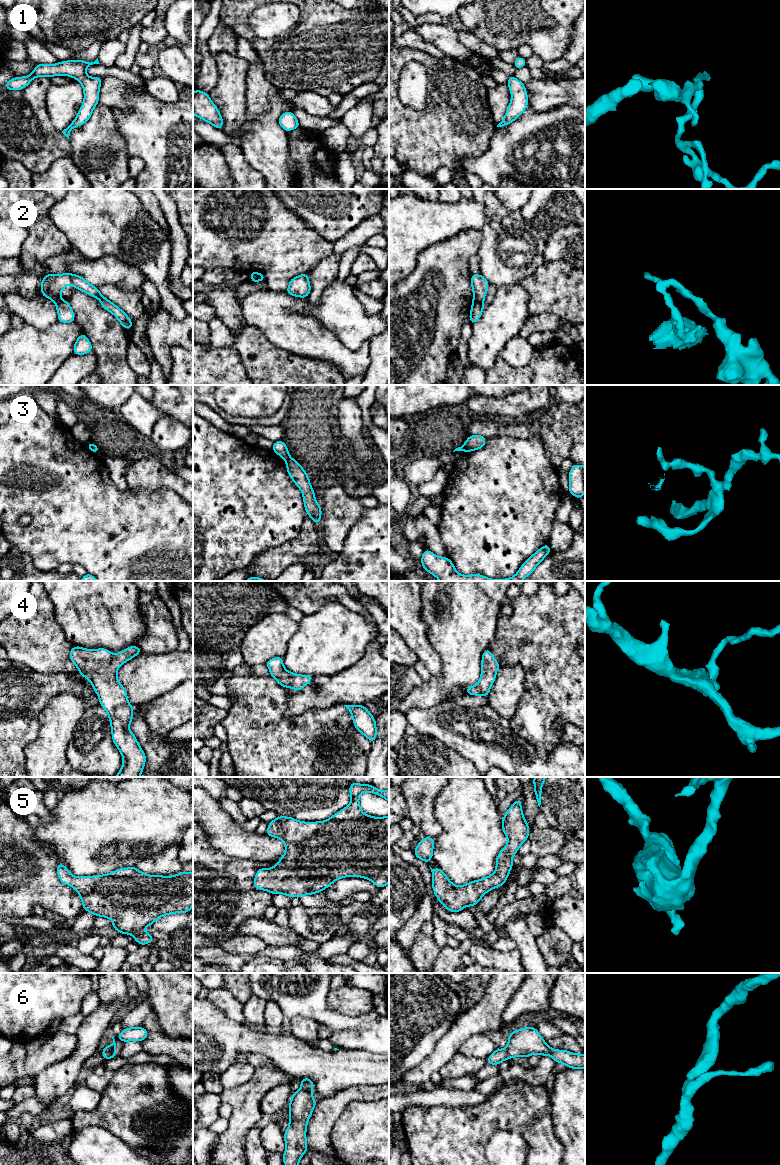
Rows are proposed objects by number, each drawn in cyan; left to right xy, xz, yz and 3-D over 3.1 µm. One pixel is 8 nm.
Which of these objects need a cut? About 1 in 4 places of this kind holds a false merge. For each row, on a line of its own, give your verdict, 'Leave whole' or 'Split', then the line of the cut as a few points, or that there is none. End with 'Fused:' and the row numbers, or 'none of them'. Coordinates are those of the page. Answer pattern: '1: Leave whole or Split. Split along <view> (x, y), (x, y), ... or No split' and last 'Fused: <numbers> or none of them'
1: Leave whole. No split
2: Split. Split along yz (473, 301), (480, 301), (482, 303)
3: Split. Split along xz (290, 458), (286, 461)
4: Leave whole. No split
5: Leave whole. No split
6: Leave whole. No split
Fused: 2, 3

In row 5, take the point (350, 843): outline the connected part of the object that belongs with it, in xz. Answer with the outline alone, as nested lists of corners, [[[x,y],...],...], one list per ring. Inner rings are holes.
[[[357,784],[349,786],[351,802],[348,806],[335,813],[329,819],[319,822],[302,822],[292,817],[278,816],[268,823],[266,835],[281,839],[285,844],[285,853],[272,868],[259,868],[254,885],[256,890],[266,890],[273,895],[285,894],[300,898],[325,890],[336,880],[343,877],[363,877],[373,882],[379,889],[389,883],[389,815],[374,817],[363,813],[359,805],[359,796],[363,792],[371,792],[385,798],[389,802],[389,790],[377,789],[372,784]]]

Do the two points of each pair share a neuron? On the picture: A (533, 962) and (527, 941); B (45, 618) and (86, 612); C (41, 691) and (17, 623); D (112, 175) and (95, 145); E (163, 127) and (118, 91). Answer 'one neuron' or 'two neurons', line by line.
A: one neuron
B: two neurons
C: two neurons
D: one neuron
E: two neurons

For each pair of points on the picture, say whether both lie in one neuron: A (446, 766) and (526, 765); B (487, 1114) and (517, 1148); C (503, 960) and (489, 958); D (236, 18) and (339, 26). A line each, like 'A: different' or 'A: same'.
A: different
B: different
C: same
D: same

